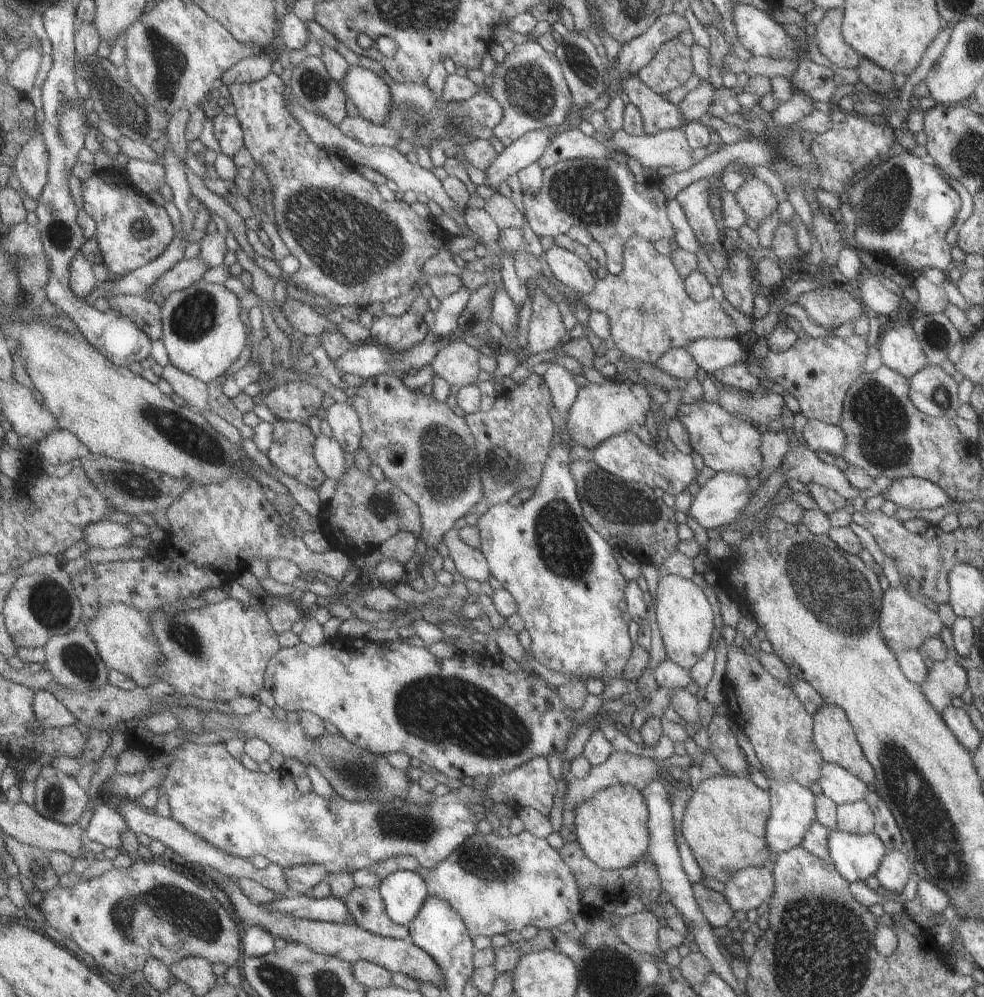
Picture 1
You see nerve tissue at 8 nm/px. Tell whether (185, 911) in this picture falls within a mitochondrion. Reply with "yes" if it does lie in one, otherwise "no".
yes

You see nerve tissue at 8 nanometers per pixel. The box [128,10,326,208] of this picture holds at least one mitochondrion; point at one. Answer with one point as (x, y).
(170, 61)

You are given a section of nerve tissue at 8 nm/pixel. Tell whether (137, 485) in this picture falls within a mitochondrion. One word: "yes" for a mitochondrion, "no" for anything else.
yes

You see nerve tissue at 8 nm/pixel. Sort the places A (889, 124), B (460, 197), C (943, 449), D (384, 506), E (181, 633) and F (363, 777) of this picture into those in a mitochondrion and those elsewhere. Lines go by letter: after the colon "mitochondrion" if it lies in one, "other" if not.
A: other
B: other
C: other
D: mitochondrion
E: mitochondrion
F: mitochondrion

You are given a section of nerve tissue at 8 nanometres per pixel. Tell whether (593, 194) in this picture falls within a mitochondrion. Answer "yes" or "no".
yes

